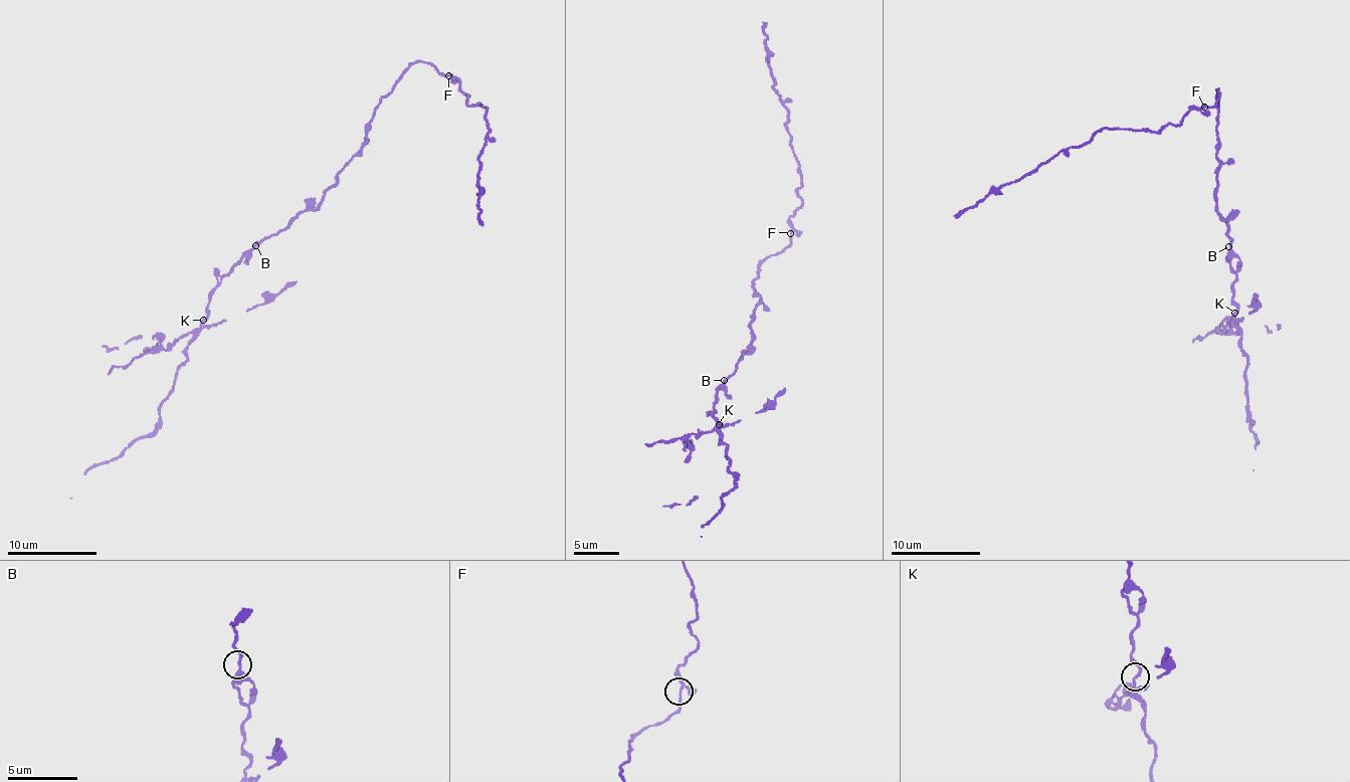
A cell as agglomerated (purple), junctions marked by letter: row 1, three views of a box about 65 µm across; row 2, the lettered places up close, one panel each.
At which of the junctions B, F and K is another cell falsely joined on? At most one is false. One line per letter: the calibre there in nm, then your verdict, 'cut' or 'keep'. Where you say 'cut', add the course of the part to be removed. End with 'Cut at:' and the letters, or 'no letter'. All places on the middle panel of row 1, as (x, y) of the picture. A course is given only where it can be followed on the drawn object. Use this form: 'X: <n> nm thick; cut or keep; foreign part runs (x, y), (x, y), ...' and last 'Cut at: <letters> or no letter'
B: 180 nm thick; keep
F: 140 nm thick; keep
K: 150 nm thick; keep
Cut at: no letter

